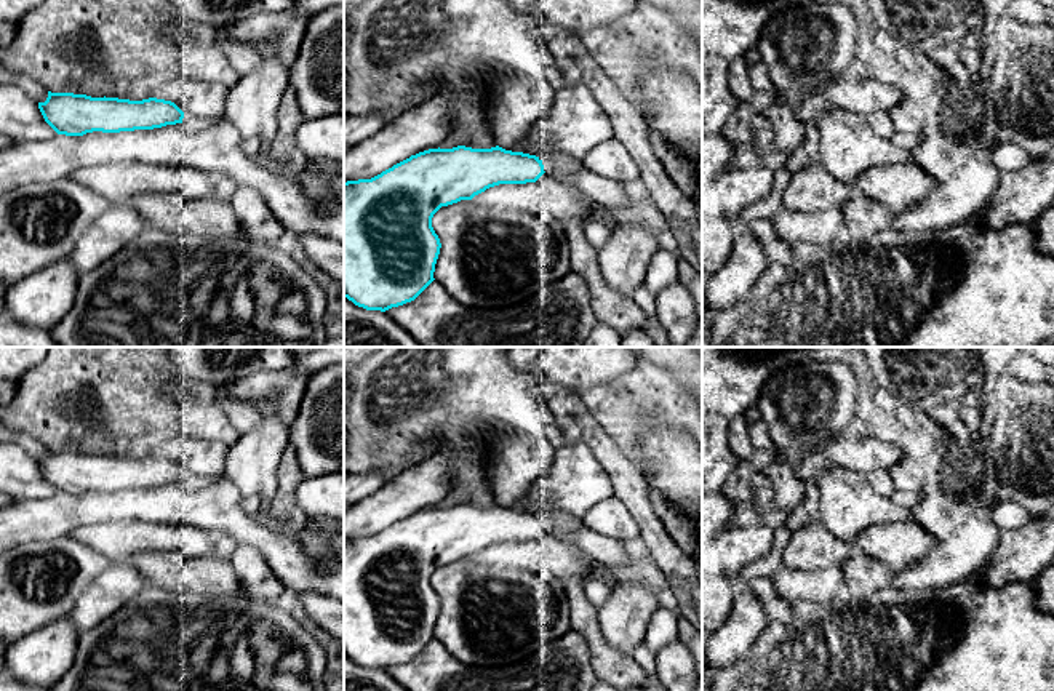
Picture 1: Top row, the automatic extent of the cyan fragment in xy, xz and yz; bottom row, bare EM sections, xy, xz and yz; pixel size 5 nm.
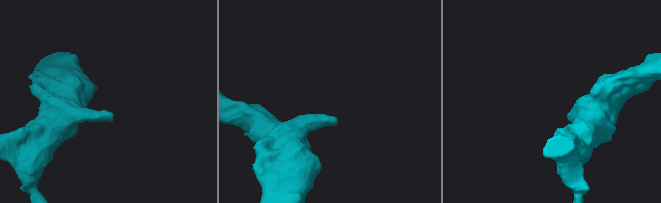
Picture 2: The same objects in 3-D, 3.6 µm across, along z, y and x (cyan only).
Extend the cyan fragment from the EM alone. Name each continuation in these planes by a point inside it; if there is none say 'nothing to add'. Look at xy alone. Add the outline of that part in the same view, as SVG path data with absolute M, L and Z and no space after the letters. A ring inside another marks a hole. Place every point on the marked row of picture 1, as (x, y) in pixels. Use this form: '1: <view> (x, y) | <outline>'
1: xy (191, 122) | M184 114L182 126L190 131L198 131L206 128L214 118L203 118L192 114Z

